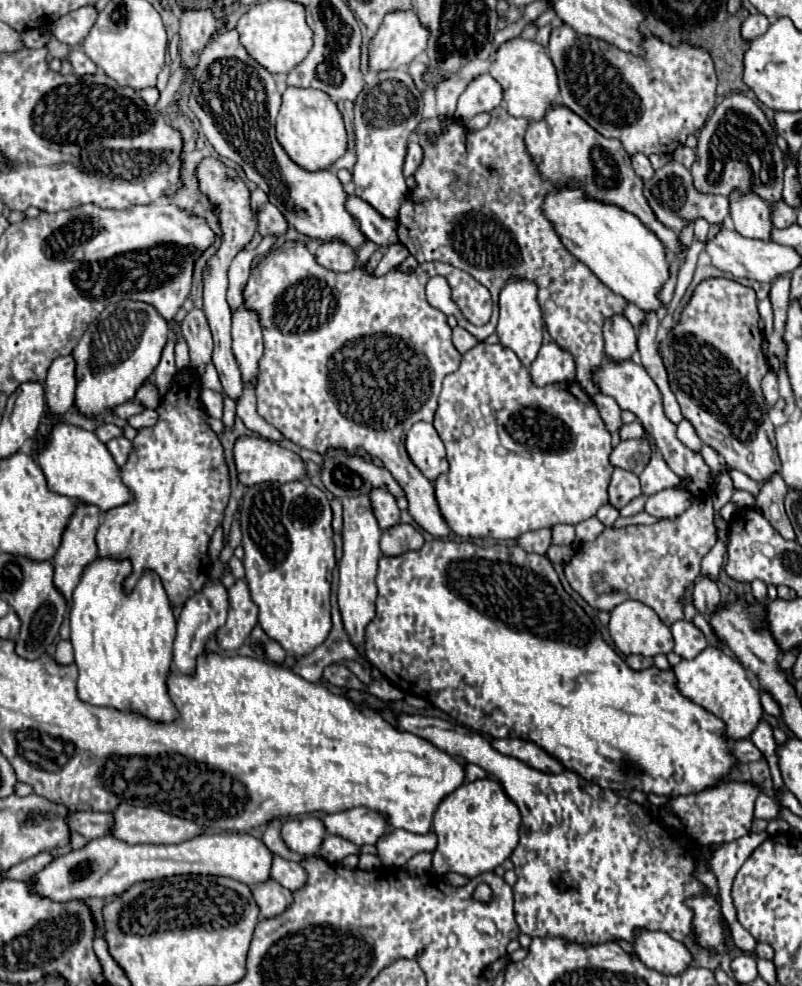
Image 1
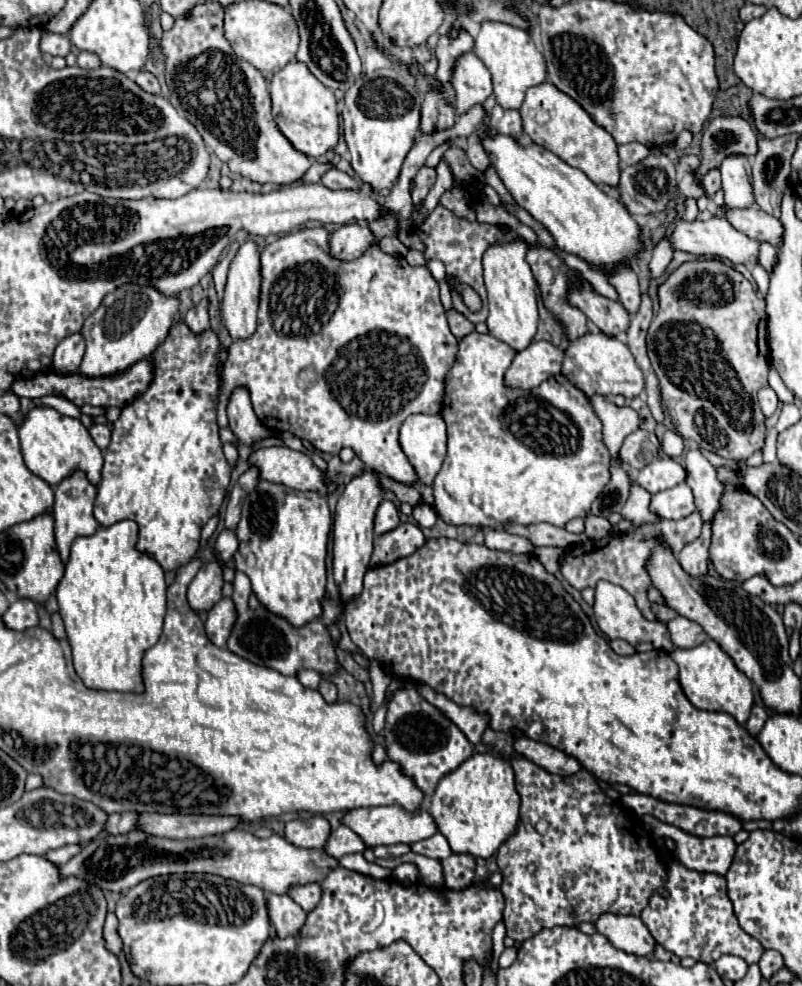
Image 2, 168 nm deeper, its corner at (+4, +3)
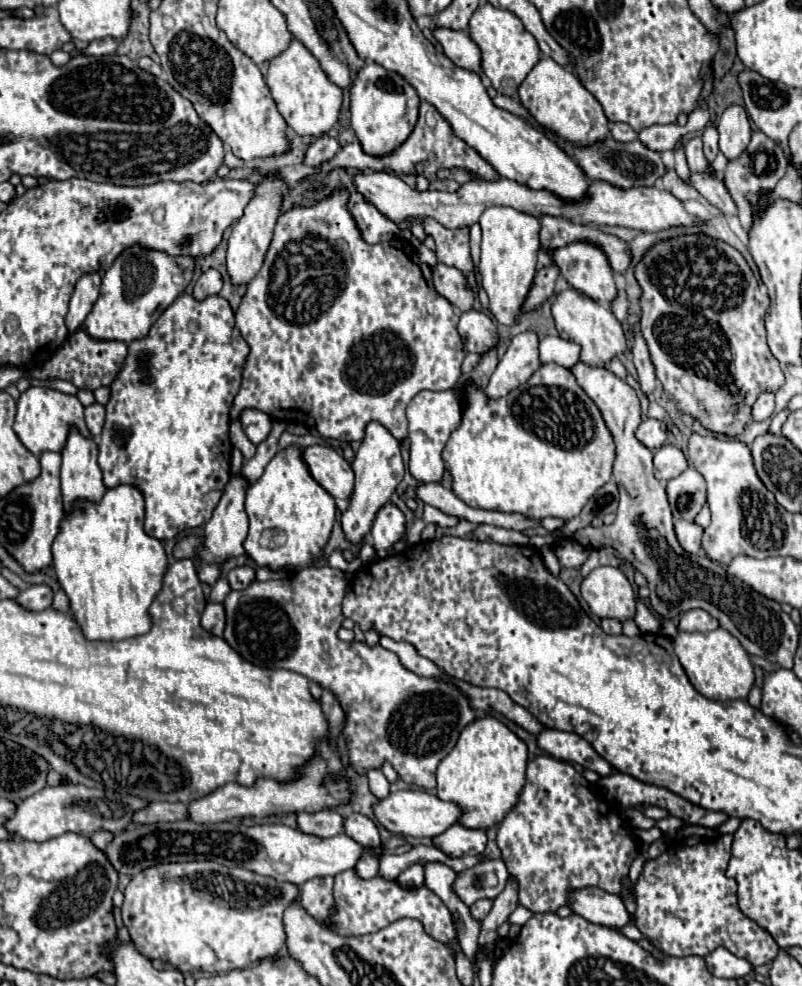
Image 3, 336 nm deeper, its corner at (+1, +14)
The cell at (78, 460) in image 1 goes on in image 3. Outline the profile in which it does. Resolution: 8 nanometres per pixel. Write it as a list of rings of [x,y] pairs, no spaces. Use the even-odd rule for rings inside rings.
[[[31,386],[17,400],[17,416],[15,416],[13,430],[19,436],[19,440],[23,442],[23,446],[35,456],[41,456],[43,452],[61,452],[63,444],[67,442],[69,430],[73,426],[79,428],[79,432],[83,432],[83,436],[89,436],[87,424],[83,420],[83,404],[75,396],[69,396],[69,394],[63,394],[57,390],[49,390],[43,386]]]

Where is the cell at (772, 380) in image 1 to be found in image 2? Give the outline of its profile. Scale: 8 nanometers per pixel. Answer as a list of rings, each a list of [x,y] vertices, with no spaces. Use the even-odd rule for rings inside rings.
[[[770,387],[762,389],[760,395],[758,395],[758,403],[760,403],[760,409],[762,409],[764,417],[772,417],[776,407],[778,407],[778,397],[776,397],[774,389],[770,389]]]

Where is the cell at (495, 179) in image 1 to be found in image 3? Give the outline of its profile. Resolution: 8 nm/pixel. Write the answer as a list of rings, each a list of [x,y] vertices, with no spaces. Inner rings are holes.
[[[425,218],[423,224],[425,224],[425,232],[435,238],[435,244],[437,244],[435,254],[439,262],[451,268],[459,268],[463,276],[469,276],[473,272],[473,258],[469,250],[469,228],[449,230],[431,218]]]

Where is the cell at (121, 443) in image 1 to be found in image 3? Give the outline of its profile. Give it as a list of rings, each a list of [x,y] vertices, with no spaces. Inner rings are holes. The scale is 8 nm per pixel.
[[[91,404],[85,408],[85,422],[89,432],[93,434],[93,438],[99,440],[99,432],[103,430],[103,420],[105,420],[105,406],[101,404]]]

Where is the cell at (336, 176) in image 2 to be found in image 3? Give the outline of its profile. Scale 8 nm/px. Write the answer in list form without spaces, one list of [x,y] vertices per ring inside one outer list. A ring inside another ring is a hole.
[[[323,134],[309,146],[309,150],[305,154],[305,164],[317,168],[323,162],[329,162],[337,152],[339,152],[339,142],[335,138],[331,138],[329,134]]]

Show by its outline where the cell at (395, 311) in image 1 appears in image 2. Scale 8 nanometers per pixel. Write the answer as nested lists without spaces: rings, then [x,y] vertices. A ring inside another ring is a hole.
[[[326,227],[300,229],[296,233],[288,233],[280,239],[276,239],[274,243],[270,243],[262,249],[262,293],[260,293],[260,307],[258,307],[258,323],[256,323],[256,331],[248,339],[240,339],[240,341],[234,339],[232,345],[228,347],[228,357],[226,357],[224,367],[222,367],[222,389],[220,389],[220,401],[218,401],[218,425],[224,427],[224,415],[226,415],[226,407],[228,407],[232,391],[236,387],[246,387],[250,391],[254,413],[258,415],[258,419],[268,429],[272,429],[276,433],[290,431],[298,439],[310,441],[316,449],[320,449],[324,453],[332,453],[332,455],[338,455],[342,447],[350,447],[364,461],[366,467],[380,467],[380,473],[392,477],[394,481],[410,485],[418,479],[416,479],[414,467],[410,465],[408,457],[404,455],[404,451],[398,443],[400,425],[404,423],[404,419],[408,415],[438,413],[442,409],[444,377],[448,375],[448,371],[450,371],[450,367],[456,359],[456,349],[458,349],[458,339],[448,329],[446,311],[444,311],[444,307],[440,303],[440,295],[438,295],[438,283],[430,275],[426,265],[410,266],[406,263],[404,257],[388,255],[378,245],[372,245],[360,259],[338,261],[330,255],[330,233],[328,233]],[[292,271],[296,273],[296,275],[292,275],[292,291],[290,291],[292,295],[282,297],[282,299],[278,297],[276,299],[276,309],[274,309],[272,307],[272,289],[276,289],[278,293],[284,291],[284,287],[290,285],[290,277],[286,277],[286,275],[292,273]]]

